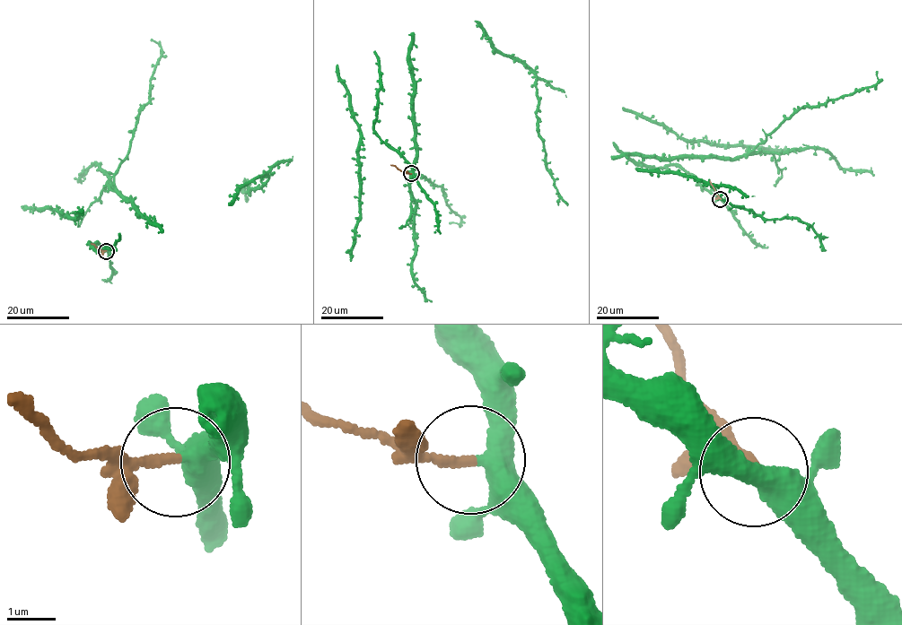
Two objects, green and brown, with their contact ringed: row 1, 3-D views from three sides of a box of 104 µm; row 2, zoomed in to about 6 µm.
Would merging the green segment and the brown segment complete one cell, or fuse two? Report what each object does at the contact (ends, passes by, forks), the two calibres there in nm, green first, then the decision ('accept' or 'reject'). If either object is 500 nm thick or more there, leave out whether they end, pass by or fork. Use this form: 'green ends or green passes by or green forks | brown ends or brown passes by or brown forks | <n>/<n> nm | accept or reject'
green forks | brown ends | 360/180 nm | reject

